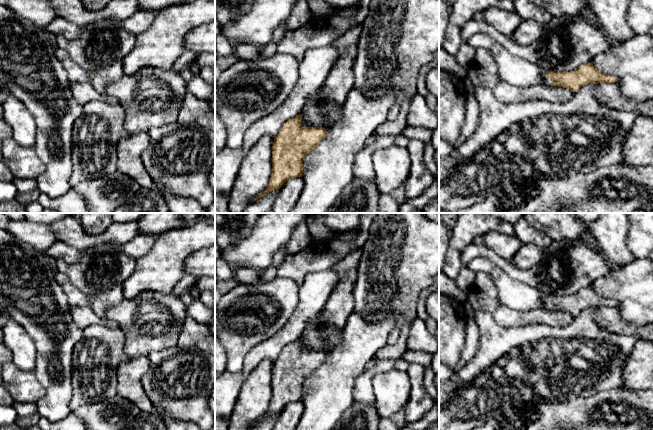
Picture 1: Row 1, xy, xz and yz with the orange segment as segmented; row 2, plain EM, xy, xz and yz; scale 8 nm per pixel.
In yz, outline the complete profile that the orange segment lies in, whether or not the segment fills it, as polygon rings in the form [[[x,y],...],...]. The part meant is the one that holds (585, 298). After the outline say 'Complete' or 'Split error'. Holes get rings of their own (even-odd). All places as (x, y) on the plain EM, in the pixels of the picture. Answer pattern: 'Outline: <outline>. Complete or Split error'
Outline: [[[591,286],[581,289],[570,296],[555,296],[549,294],[541,308],[558,310],[577,316],[586,308],[615,307],[617,303],[612,299],[601,297]]]. Split error

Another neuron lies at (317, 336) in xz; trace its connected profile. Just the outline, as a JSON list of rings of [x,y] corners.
[[[317,315],[306,322],[300,338],[302,340],[302,351],[329,353],[336,350],[342,343],[343,331],[322,322]]]

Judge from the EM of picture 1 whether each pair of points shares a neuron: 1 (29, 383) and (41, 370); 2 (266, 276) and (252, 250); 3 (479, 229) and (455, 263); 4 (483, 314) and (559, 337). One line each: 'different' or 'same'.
1: different
2: different
3: same
4: same

